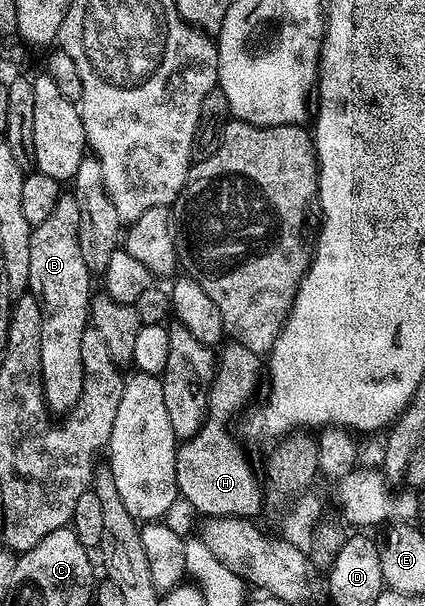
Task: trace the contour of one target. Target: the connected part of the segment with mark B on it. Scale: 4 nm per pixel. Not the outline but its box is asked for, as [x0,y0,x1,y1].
[29,194,93,413]

